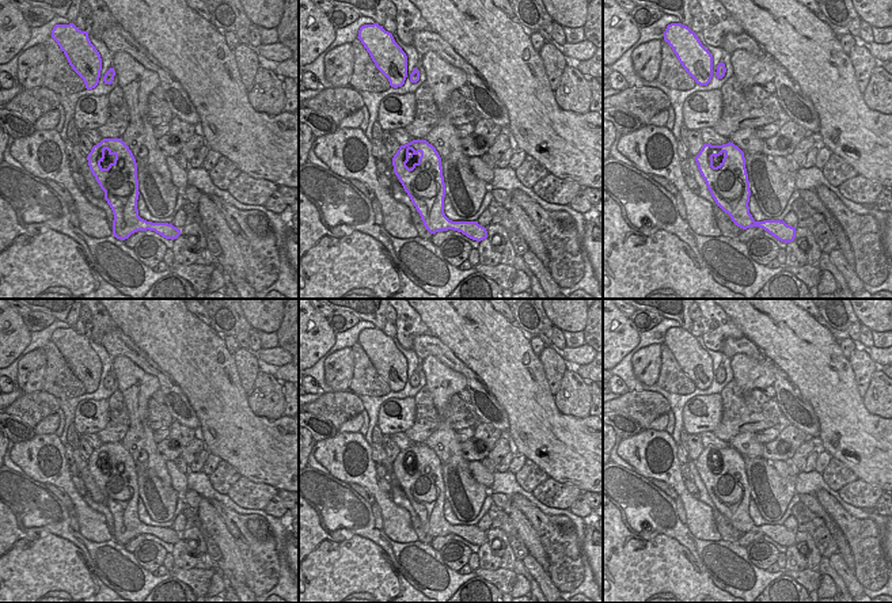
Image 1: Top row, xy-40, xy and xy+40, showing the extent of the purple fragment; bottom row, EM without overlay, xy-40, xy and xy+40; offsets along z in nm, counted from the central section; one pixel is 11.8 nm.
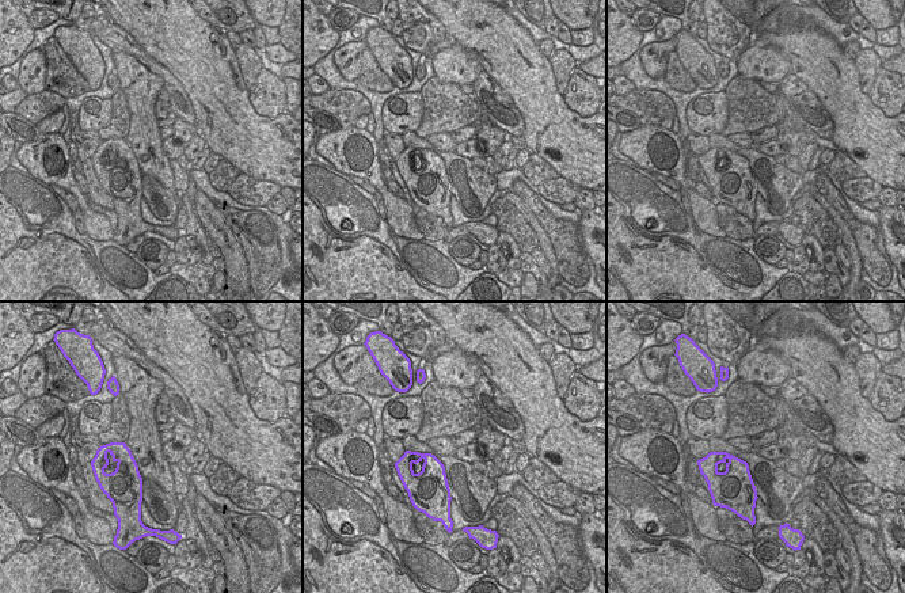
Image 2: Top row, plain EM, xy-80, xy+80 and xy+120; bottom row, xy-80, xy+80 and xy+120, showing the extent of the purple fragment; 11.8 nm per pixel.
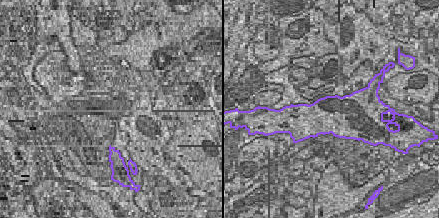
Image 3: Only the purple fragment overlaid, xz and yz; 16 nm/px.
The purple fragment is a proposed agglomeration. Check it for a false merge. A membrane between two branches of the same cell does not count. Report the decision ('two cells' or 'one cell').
one cell

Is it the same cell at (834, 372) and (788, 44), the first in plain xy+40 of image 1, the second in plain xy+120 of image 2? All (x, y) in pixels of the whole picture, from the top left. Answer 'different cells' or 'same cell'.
same cell

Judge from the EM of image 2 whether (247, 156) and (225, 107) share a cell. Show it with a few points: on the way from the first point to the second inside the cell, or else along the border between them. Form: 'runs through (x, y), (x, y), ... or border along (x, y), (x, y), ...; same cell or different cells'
runs through (247, 144), (225, 120); same cell

